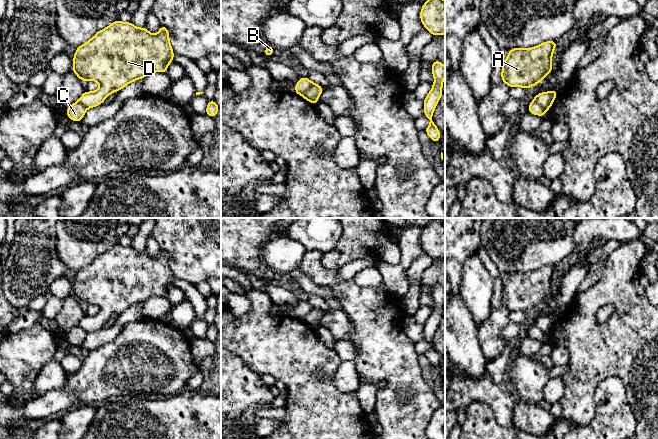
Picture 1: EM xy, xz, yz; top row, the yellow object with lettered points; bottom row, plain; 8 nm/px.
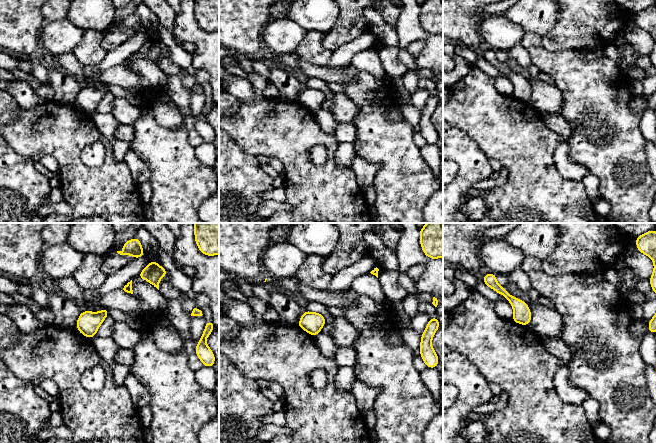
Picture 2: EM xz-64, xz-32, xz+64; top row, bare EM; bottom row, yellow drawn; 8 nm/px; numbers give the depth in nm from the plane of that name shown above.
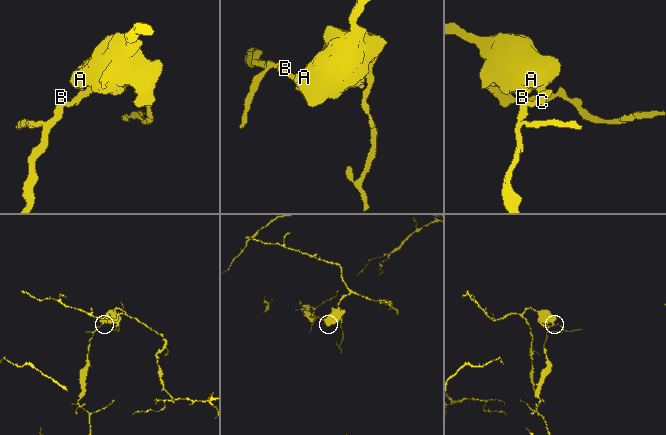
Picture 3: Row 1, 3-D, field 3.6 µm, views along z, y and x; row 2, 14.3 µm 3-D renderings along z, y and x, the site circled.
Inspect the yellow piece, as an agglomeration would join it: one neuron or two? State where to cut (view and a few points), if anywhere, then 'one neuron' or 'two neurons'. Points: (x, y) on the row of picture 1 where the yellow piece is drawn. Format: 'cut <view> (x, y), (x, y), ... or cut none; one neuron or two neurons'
cut xz (313, 83), (302, 95); two neurons

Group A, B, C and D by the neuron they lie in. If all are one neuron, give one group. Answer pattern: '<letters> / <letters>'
A D / B C

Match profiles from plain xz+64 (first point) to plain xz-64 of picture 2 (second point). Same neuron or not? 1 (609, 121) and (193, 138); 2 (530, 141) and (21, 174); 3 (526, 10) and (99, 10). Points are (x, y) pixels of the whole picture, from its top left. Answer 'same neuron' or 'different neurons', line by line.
1: different neurons
2: different neurons
3: same neuron

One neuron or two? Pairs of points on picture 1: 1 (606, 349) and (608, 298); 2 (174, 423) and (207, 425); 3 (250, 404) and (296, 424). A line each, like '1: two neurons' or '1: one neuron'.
1: one neuron
2: one neuron
3: two neurons

